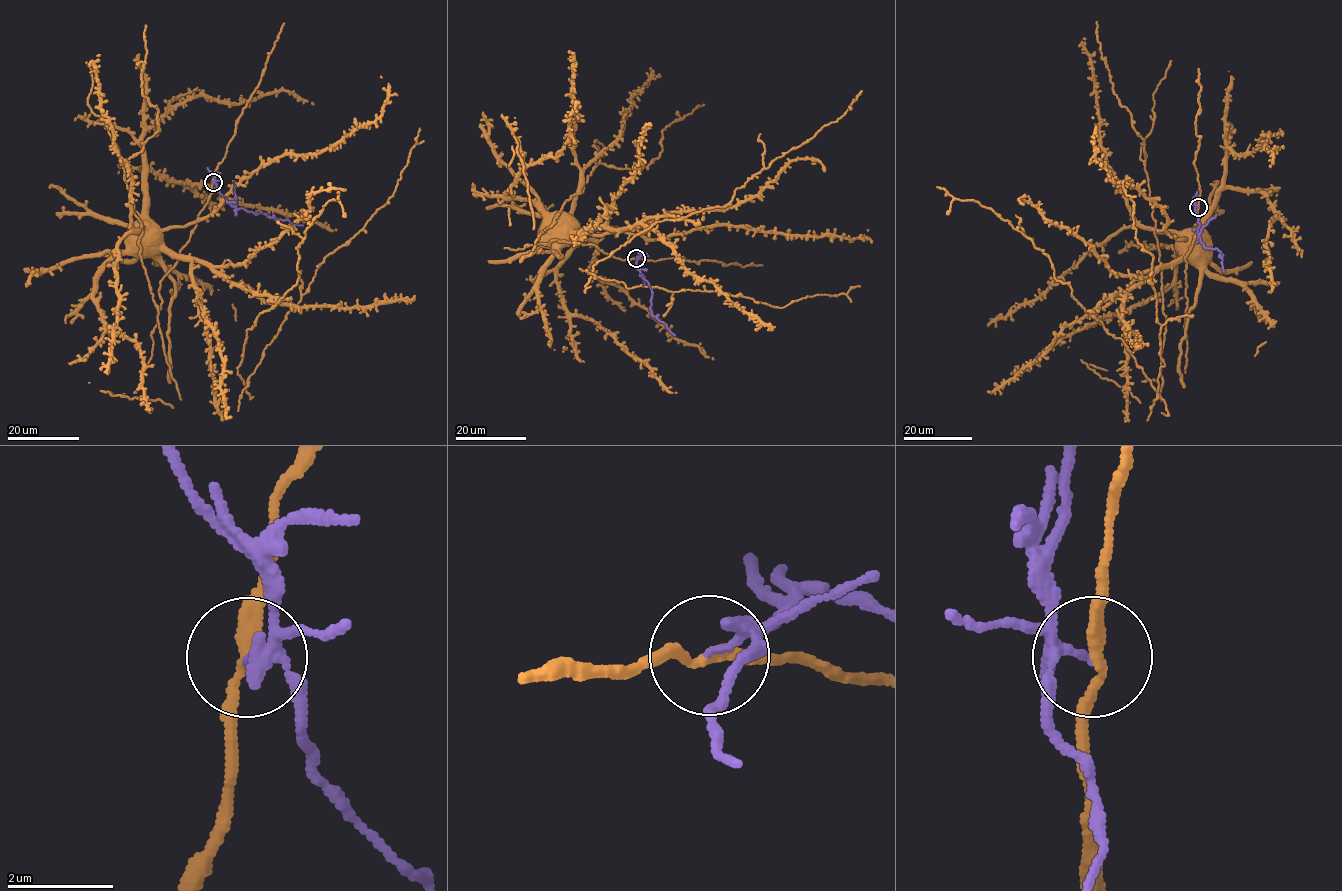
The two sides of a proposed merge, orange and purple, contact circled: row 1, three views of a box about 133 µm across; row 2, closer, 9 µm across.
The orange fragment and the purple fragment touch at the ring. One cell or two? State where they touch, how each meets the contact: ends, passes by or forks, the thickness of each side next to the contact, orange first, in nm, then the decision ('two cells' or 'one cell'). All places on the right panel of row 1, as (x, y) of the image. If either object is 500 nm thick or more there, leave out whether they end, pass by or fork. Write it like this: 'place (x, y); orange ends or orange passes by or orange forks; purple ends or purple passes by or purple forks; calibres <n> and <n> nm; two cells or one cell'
place (1198, 207); orange passes by; purple forks; calibres 240 and 70 nm; two cells

